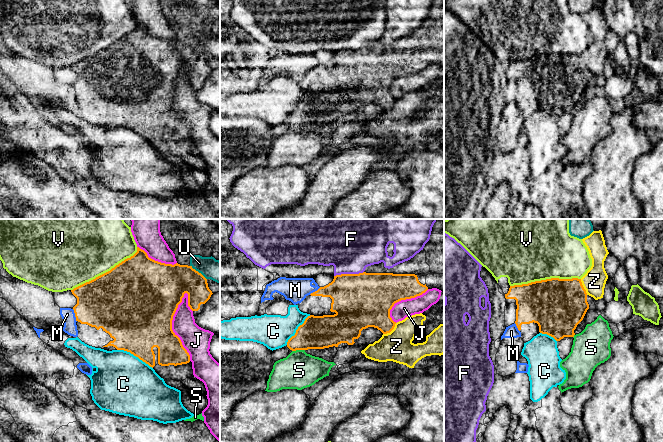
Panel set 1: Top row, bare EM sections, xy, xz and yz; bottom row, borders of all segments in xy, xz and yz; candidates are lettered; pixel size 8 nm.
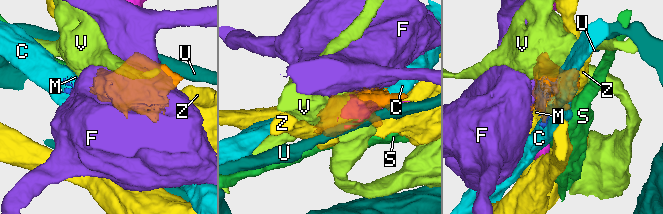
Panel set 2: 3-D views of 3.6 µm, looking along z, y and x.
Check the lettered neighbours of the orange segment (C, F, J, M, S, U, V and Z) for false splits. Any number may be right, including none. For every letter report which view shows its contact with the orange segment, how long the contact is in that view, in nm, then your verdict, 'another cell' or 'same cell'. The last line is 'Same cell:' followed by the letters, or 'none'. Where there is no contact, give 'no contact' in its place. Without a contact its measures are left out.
C: meets orange in xy; contact 320 nm long; another cell
F: meets orange in xz; contact 240 nm long; another cell
J: meets orange in xy; contact 550 nm long; another cell
M: meets orange in xy; contact 110 nm long; another cell
S: meets orange in xz; contact 110 nm long; another cell
U: meets orange in xy; contact 180 nm long; another cell
V: meets orange in yz; contact 550 nm long; another cell
Z: meets orange in xz; contact 140 nm long; another cell
Same cell: none

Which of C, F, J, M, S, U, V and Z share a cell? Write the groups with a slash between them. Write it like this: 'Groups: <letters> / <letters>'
Groups: C / F / J / M / S / U / V / Z

